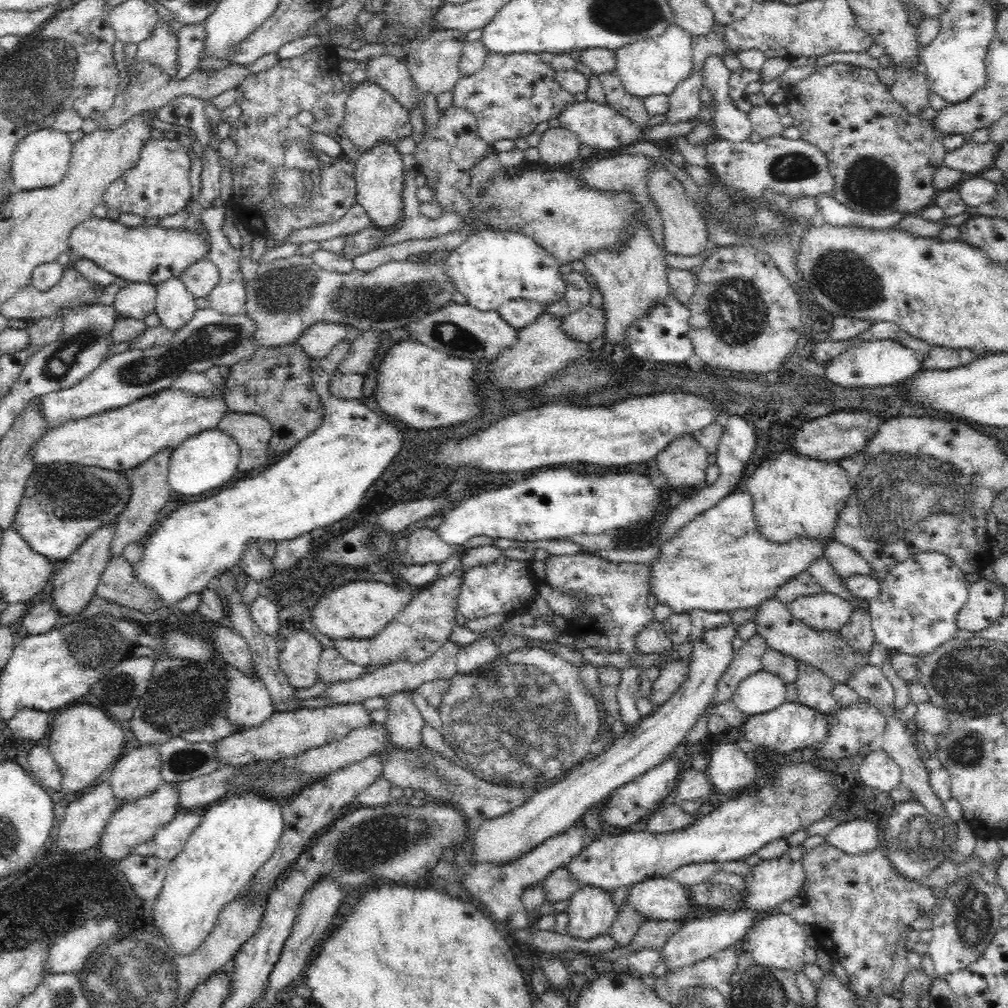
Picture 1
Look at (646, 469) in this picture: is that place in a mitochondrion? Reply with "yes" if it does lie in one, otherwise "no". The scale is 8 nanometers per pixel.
no

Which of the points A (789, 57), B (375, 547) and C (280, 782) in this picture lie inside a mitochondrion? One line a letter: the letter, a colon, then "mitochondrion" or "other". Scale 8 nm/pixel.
A: other
B: mitochondrion
C: mitochondrion

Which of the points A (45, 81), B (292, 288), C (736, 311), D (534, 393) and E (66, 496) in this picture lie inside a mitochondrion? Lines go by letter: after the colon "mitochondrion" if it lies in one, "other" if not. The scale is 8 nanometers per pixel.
A: mitochondrion
B: mitochondrion
C: mitochondrion
D: other
E: mitochondrion

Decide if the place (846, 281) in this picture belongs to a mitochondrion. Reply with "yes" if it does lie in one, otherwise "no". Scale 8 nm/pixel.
yes

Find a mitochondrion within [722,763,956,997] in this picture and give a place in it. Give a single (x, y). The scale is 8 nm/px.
(916, 844)

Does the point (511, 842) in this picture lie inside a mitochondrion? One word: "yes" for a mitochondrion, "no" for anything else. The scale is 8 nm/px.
no

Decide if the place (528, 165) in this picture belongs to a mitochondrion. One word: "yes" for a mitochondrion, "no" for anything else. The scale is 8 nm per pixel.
no

